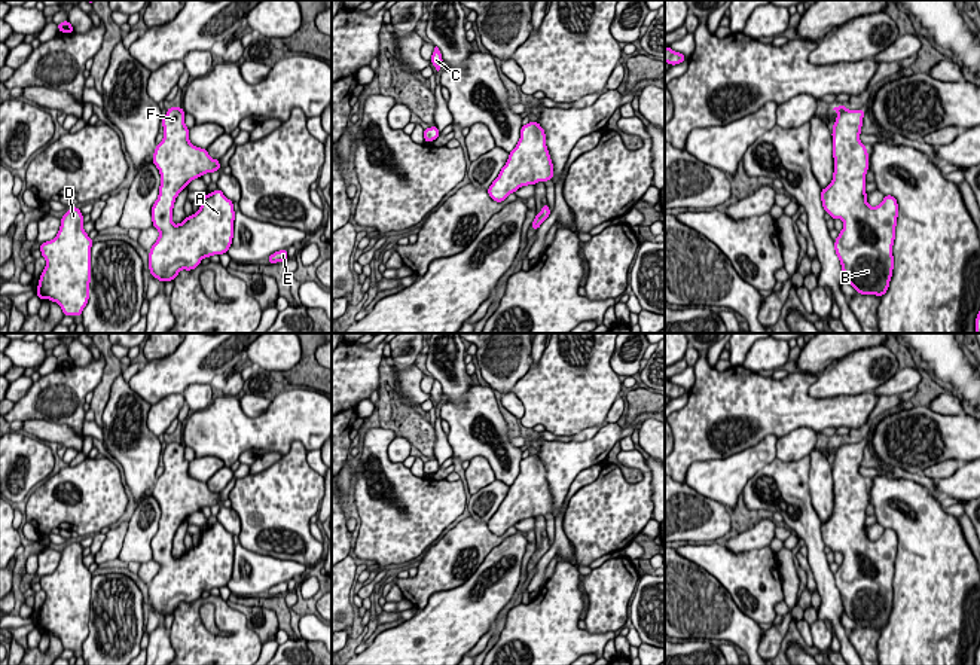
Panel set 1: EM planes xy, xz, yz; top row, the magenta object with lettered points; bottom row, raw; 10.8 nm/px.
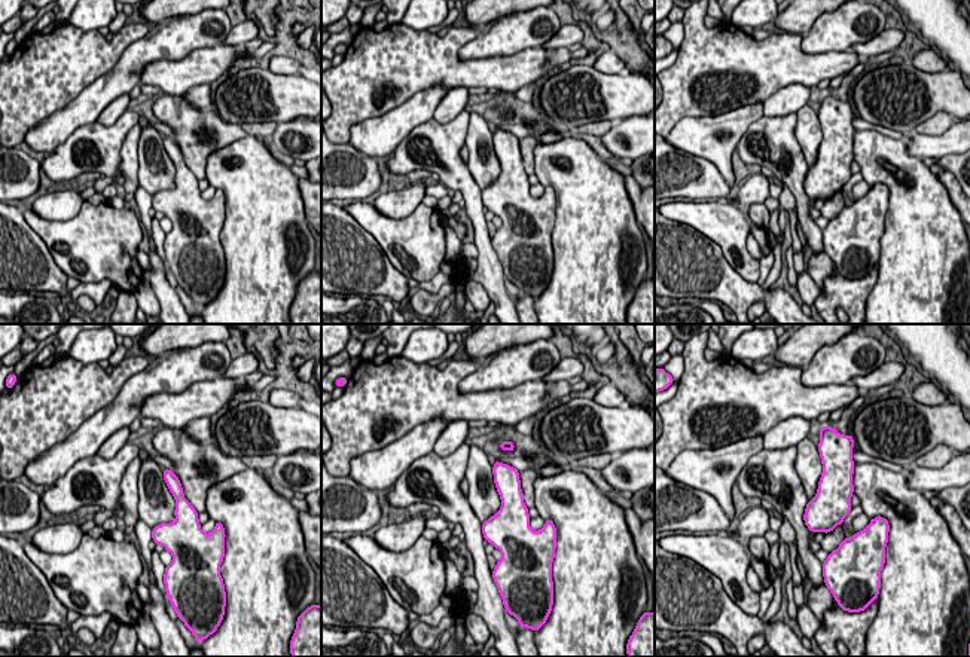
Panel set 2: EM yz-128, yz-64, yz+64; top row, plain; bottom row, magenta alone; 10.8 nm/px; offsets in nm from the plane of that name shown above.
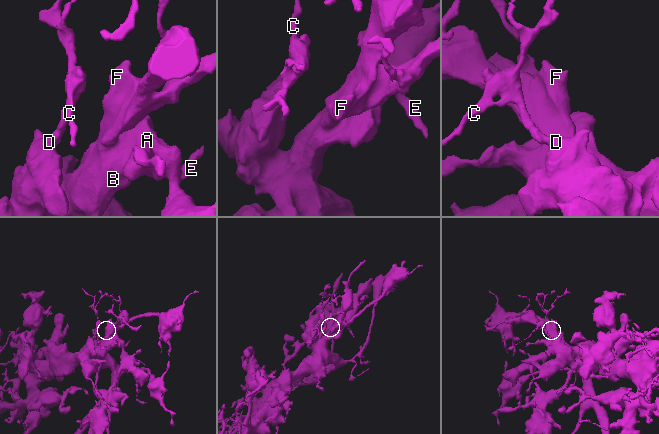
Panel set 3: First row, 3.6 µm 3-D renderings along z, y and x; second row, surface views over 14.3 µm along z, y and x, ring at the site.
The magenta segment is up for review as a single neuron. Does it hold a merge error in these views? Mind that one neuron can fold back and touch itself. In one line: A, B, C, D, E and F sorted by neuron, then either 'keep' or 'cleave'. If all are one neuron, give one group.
A B C D E F; keep

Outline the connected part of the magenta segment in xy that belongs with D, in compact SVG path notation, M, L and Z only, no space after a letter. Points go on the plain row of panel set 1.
M71 540L61 550L57 570L40 577L46 600L36 628L57 635L64 649L80 649L89 634L92 573L83 564L83 547Z

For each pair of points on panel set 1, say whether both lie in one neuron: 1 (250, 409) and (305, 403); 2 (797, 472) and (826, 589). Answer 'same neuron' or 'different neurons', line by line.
1: different neurons
2: same neuron

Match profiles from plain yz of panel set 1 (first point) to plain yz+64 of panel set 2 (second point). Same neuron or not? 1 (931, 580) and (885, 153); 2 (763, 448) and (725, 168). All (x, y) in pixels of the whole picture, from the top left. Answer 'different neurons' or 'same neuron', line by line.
1: same neuron
2: same neuron

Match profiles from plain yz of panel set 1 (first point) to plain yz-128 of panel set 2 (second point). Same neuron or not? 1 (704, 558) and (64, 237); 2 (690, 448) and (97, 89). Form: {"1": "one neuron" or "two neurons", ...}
{"1": "one neuron", "2": "two neurons"}

